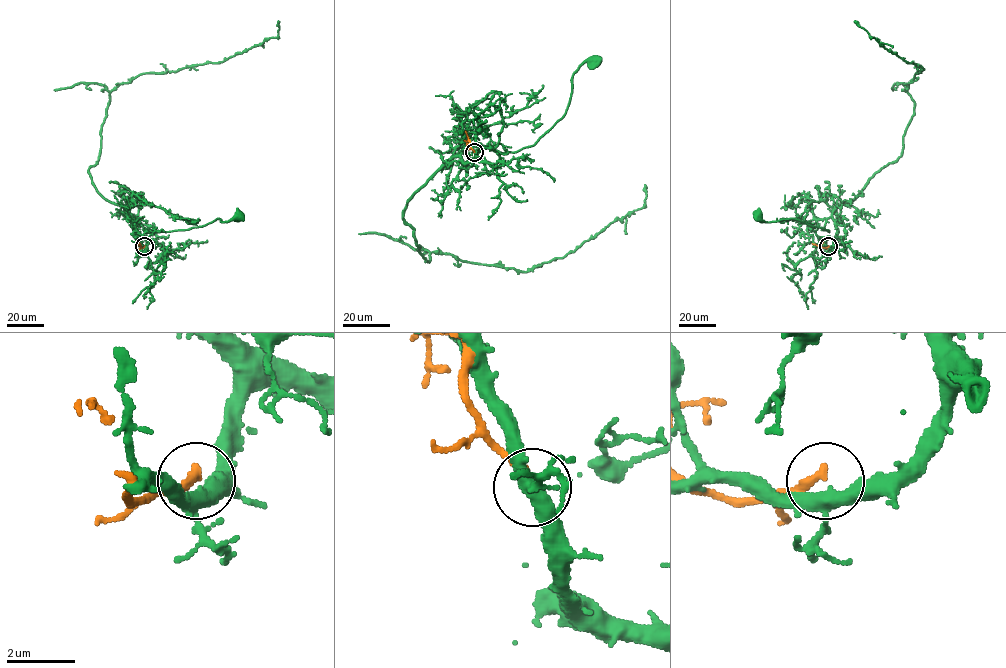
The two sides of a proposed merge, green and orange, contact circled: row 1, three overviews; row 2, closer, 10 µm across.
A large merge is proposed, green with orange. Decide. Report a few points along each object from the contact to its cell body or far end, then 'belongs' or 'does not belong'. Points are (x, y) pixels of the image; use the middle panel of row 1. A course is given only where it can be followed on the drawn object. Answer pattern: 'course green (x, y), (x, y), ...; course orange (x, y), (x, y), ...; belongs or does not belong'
course green (474, 152), (476, 160), (462, 161), (476, 144), (502, 152), (532, 146), (564, 115), (573, 74), (594, 63); course orange (474, 152), (465, 131); does not belong

